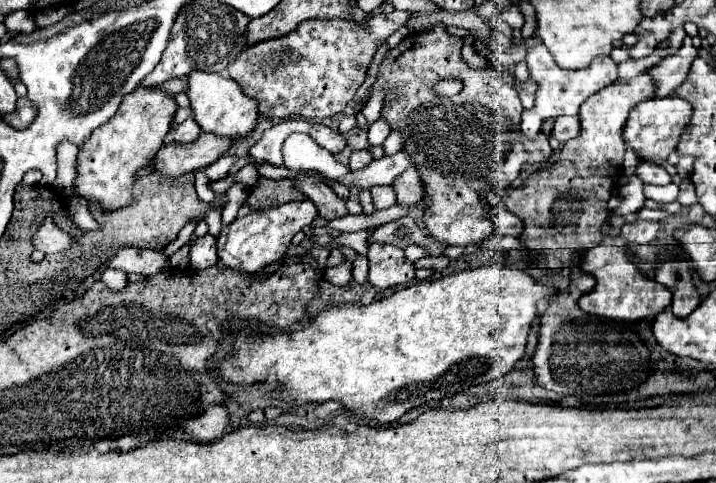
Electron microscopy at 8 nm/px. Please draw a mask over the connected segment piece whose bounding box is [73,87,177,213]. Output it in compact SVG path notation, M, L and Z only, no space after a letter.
M153 87L129 93L121 101L117 113L107 123L97 127L79 147L73 179L77 195L93 199L105 213L127 207L133 201L131 195L137 171L147 167L153 161L155 153L161 149L163 137L171 129L175 109L177 105L171 93L163 93Z

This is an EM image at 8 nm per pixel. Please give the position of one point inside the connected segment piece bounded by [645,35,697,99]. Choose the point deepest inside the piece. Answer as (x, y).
(669, 72)

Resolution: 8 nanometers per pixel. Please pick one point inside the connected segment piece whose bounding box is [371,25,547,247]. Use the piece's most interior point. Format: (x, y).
(463, 146)

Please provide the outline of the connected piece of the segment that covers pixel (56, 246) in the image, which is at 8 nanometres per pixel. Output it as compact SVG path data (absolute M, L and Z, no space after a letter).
M51 217L43 219L35 235L31 237L31 243L35 249L43 253L59 253L59 251L69 251L73 247L79 247L79 243L65 231L61 231Z

